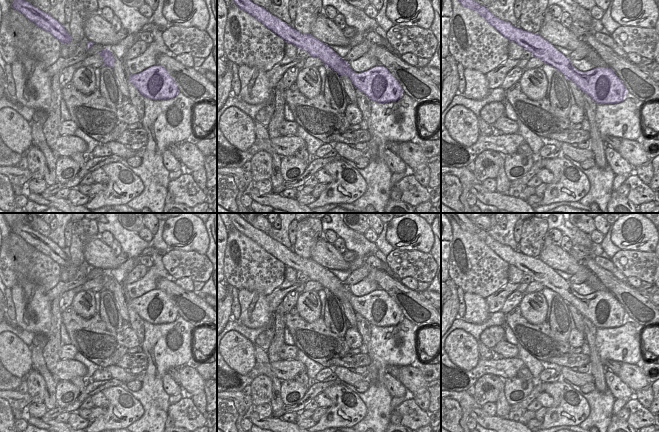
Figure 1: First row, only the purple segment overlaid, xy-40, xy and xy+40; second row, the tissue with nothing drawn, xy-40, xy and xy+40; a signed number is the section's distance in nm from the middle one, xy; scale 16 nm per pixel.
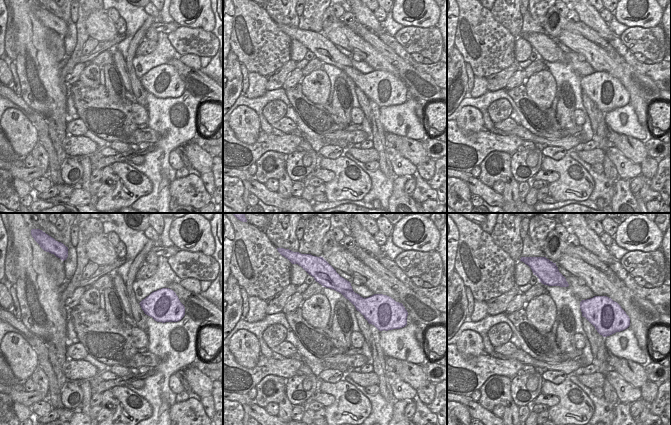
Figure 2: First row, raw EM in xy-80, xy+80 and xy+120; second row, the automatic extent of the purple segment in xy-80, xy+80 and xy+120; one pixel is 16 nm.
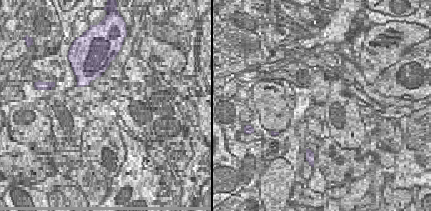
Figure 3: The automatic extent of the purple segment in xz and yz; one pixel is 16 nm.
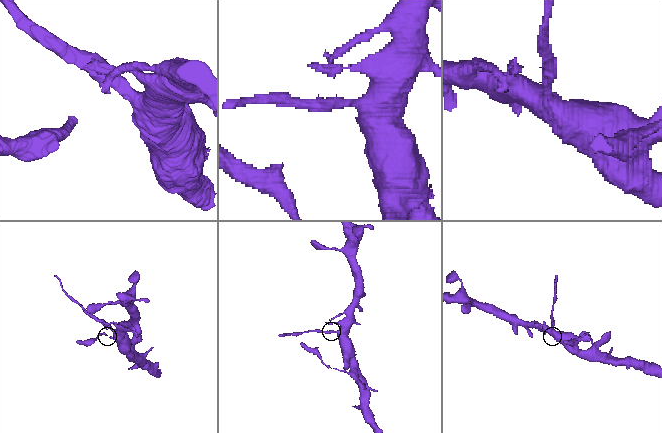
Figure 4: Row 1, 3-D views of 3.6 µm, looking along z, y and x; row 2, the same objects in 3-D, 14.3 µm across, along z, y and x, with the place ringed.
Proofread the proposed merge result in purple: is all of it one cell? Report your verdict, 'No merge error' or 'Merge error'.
Merge error.

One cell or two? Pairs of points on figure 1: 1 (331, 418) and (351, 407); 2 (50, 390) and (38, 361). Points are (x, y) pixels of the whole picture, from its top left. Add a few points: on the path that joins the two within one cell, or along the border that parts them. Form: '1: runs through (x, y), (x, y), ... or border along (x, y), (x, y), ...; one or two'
1: runs through (336, 416), (346, 411); one
2: runs through (50, 383), (41, 368); one

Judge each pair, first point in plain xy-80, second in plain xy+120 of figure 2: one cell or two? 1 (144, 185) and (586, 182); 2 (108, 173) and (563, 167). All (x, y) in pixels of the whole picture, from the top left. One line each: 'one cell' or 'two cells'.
1: one cell
2: two cells

